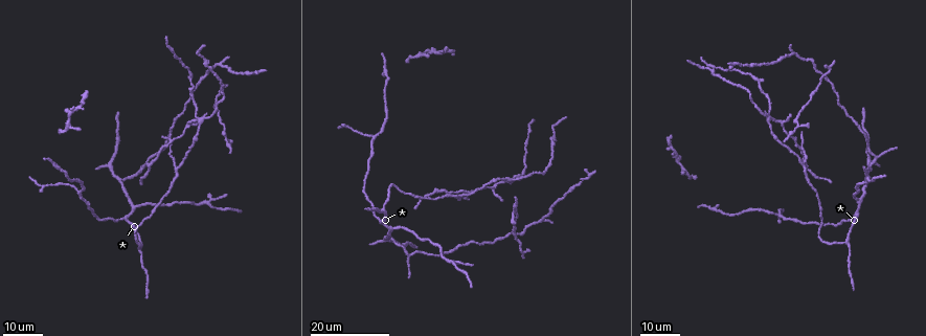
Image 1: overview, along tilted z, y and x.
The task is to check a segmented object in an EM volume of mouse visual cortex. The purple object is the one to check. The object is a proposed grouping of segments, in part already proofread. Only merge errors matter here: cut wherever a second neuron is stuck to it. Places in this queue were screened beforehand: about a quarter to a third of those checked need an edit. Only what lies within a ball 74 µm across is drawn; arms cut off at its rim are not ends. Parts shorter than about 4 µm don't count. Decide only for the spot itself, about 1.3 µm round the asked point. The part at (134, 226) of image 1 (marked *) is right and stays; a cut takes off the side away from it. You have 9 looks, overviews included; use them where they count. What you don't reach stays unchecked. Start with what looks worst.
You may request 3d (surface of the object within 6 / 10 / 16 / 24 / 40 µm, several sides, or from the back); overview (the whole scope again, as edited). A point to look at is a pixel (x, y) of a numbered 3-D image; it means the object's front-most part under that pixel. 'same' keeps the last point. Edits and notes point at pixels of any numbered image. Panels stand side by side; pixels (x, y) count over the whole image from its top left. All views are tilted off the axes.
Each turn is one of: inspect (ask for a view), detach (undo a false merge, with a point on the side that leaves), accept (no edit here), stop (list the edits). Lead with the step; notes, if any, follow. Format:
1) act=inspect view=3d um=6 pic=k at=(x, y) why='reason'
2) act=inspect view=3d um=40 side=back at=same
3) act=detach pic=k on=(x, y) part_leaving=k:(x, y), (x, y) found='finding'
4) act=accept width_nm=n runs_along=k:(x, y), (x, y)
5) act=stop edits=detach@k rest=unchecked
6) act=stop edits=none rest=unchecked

act=inspect view=3d um=24 pic=1 at=(207, 204)

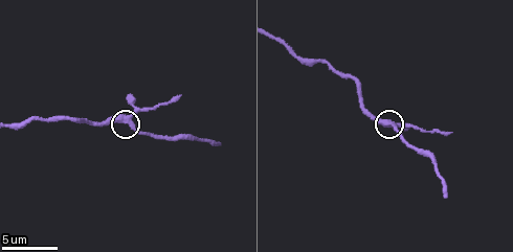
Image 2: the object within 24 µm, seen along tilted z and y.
act=inspect view=3d um=6 pic=2 at=(130, 119)

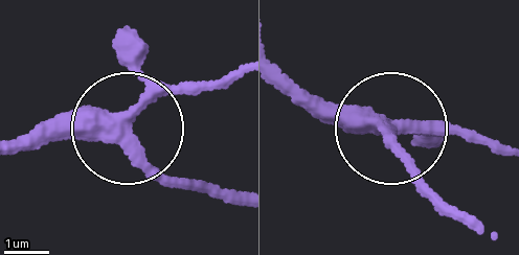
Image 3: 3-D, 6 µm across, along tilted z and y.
act=accept width_nm=320 runs_along=3:(286, 74), (401, 128), (457, 128), (495, 142) found='all the same neuron'

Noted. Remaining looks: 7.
act=inspect view=3d um=16 pic=1 at=(802, 167) why='three arms meet'

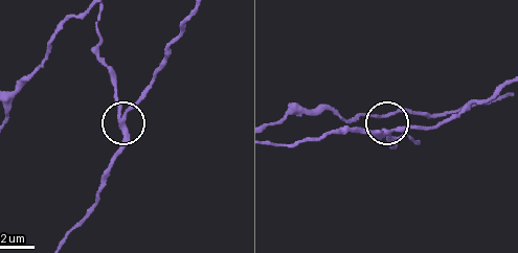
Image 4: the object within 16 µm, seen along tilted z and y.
act=inspect view=3d um=10 pic=4 at=(389, 132) why='zoom in'

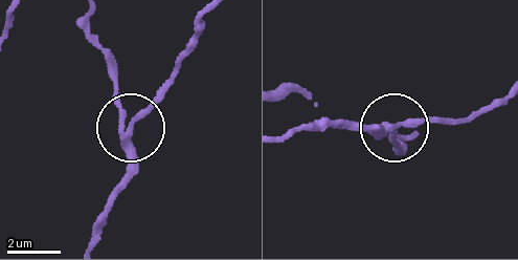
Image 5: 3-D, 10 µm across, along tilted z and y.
act=detach pic=5 on=(117, 107) width_nm=220 part_leaving=5:(126, 144), (113, 61), (92, 34), (88, 13) found='two neurons meet here'

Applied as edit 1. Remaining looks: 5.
act=inspect view=3d um=24 pic=1 at=(509, 180)

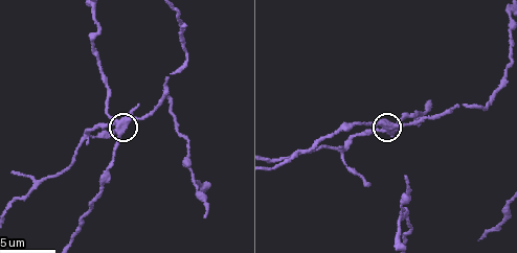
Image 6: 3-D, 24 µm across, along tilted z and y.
act=inspect view=3d um=10 pic=6 at=(384, 131)

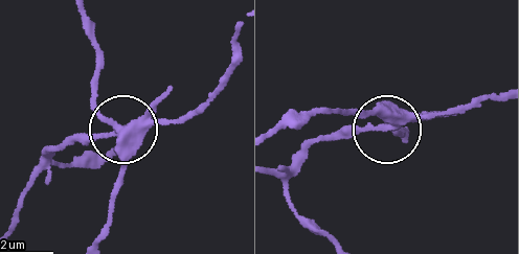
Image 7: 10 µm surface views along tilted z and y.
act=detach pic=7 on=(165, 96) width_nm=290 part_leaving=7:(134, 126), (77, 134), (52, 145), (10, 224) found='two neurons meet here'

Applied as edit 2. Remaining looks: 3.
act=inspect view=overview

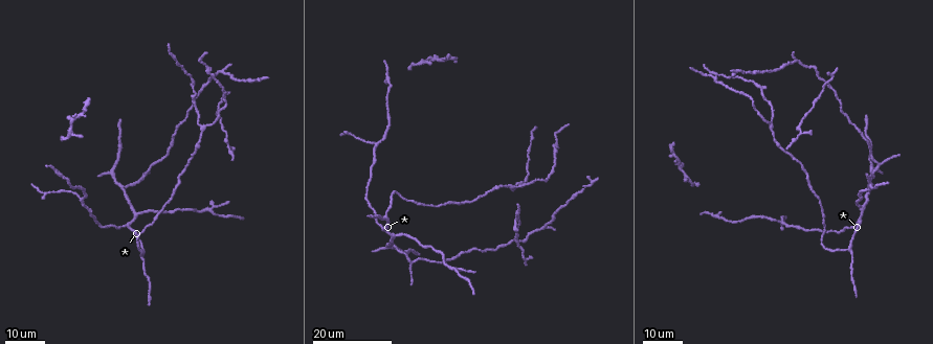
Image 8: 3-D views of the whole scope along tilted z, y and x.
act=inspect view=3d um=16 pic=8 at=(412, 263) why='thin arm on a thick one'

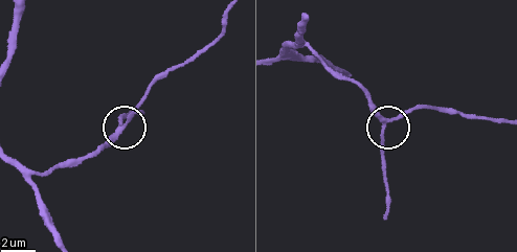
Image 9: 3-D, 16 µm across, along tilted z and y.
act=inspect view=3d um=6 pic=9 at=(122, 126) why='zoom in'

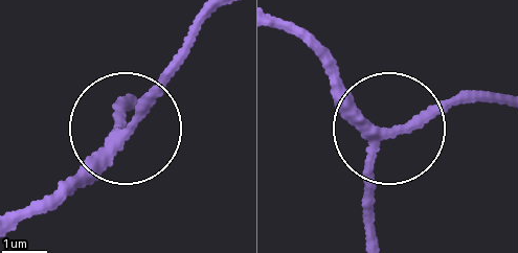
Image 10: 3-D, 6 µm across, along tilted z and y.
act=accept runs_along=10:(276, 17), (343, 101), (383, 131), (372, 214) found='one neuron here'

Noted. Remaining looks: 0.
act=stop edits=detach@5,detach@7 rest=unchecked

